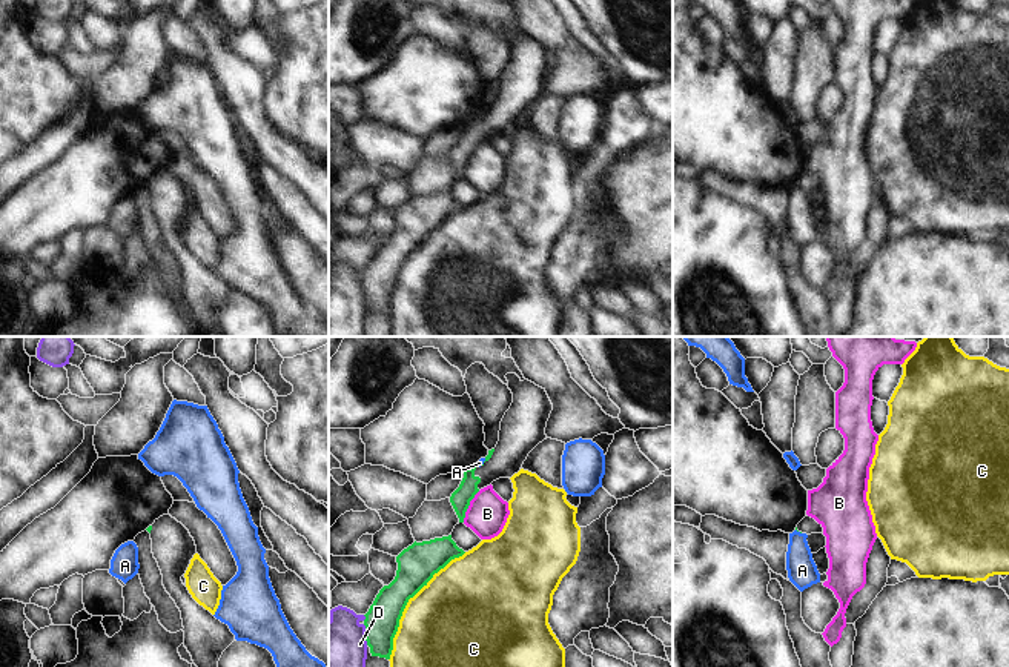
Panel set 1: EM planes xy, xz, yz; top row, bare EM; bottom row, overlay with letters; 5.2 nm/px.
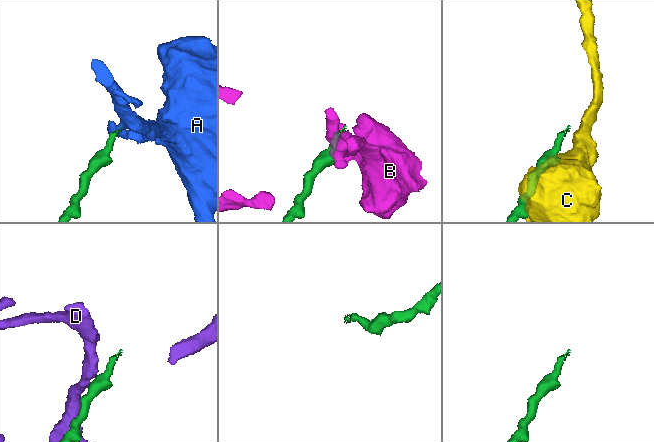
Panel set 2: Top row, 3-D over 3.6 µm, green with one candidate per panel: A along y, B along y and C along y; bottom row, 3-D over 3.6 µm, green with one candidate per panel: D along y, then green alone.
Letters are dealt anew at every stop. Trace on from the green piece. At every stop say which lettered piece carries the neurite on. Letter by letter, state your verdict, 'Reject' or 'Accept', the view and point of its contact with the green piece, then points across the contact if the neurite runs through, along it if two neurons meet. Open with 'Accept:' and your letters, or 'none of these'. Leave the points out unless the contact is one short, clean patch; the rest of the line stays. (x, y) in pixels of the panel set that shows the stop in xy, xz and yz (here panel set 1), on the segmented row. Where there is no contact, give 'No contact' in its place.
Accept: none of these
A: Reject. Touches green at xz (484, 461). Boundary: xz (486, 458), (481, 464)
B: Reject. Touches green at xz (469, 504). Boundary: xz (479, 491), (470, 501), (463, 521)
C: Reject. Touches green at xz (407, 601)
D: Reject. Touches green at xz (366, 635).

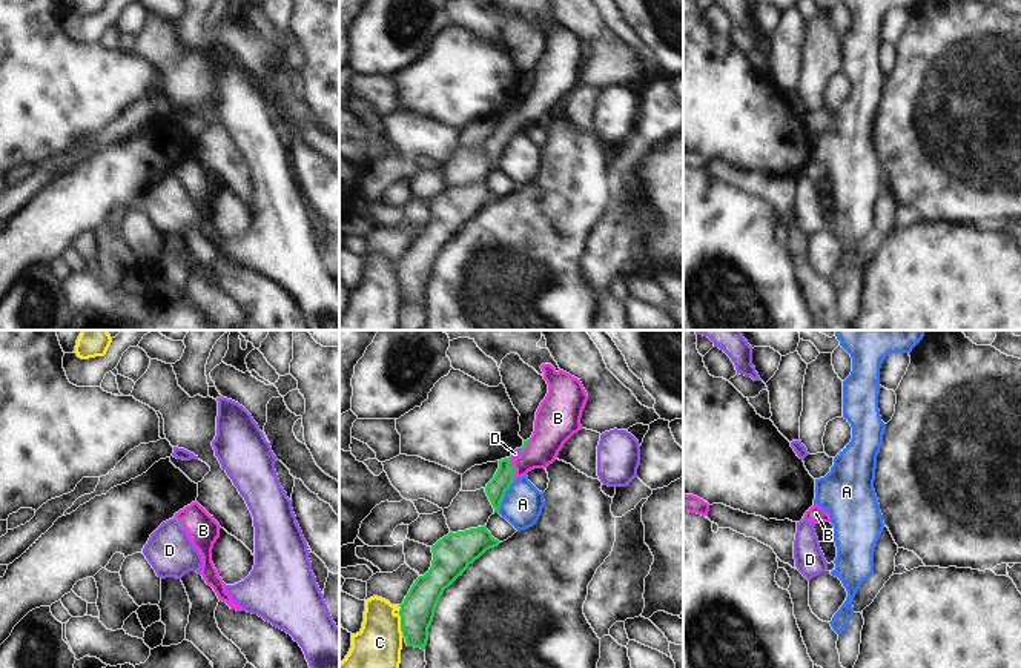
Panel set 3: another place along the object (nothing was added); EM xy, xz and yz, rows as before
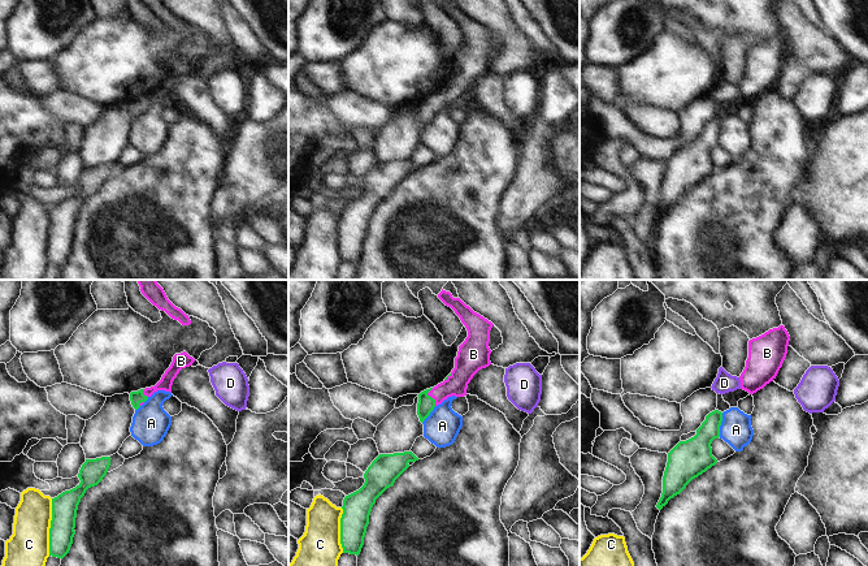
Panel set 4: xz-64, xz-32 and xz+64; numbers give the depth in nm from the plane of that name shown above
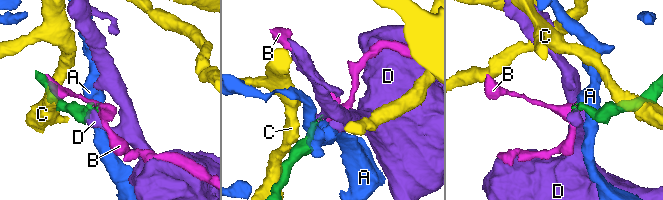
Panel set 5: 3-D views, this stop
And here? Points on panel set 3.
Accept: B
A: Reject. Touches green at xz (504, 495). Boundary: xz (515, 481), (505, 492), (498, 512)
B: Accept. Touches green at xz (515, 469). Path across: xz (499, 484), (515, 469), (548, 436)
C: Reject. Touches green at xz (401, 625)
D: Reject. Touches green at xy (178, 524). Boundary: xy (174, 518), (183, 530).

